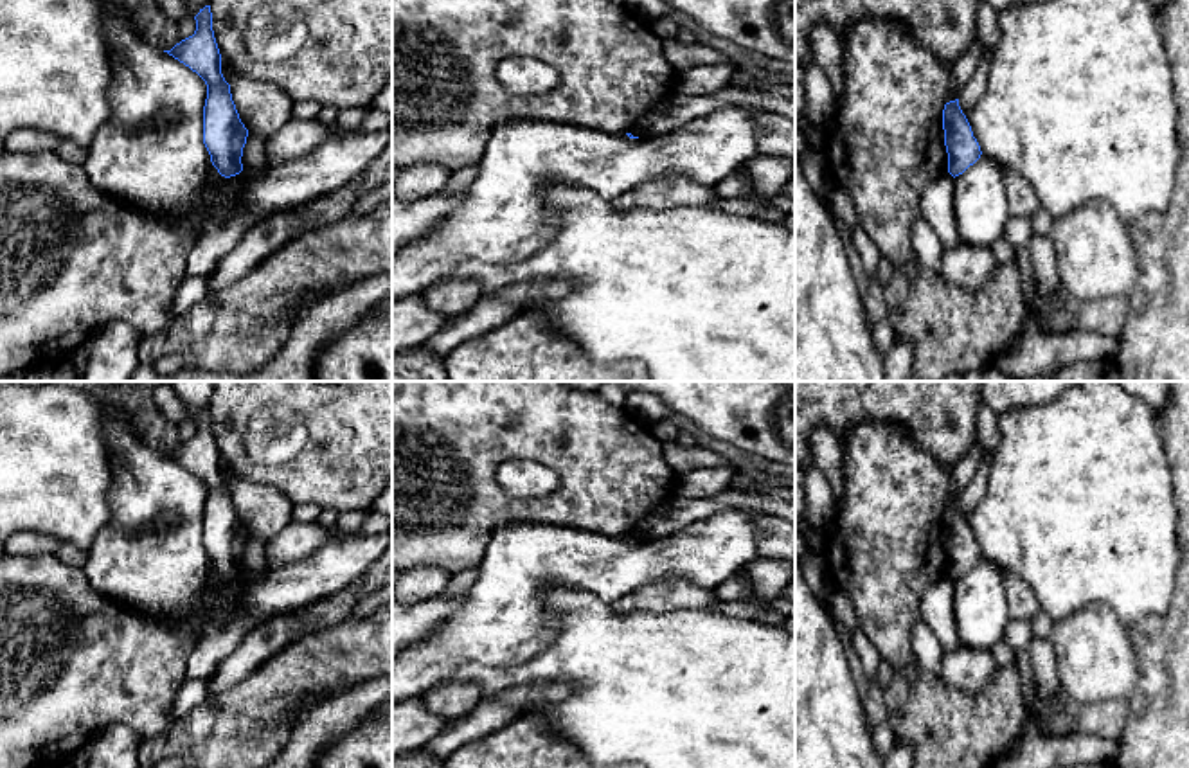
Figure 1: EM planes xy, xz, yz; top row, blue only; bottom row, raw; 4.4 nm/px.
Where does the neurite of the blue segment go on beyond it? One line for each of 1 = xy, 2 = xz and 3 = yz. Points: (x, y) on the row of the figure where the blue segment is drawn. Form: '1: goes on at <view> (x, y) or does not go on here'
1: does not go on here
2: does not go on here
3: does not go on here

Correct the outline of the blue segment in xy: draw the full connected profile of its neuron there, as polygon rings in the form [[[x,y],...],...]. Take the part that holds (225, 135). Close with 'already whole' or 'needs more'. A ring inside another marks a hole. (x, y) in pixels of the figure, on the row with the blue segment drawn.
[[[210,5],[200,9],[194,20],[194,34],[164,52],[189,67],[205,81],[203,144],[218,173],[230,178],[243,171],[241,156],[248,129],[239,119],[230,85],[221,74],[221,54],[212,31]]]; already whole

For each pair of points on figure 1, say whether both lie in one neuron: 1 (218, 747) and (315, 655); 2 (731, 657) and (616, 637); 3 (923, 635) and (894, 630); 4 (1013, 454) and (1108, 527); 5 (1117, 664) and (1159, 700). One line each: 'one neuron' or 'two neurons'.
1: one neuron
2: one neuron
3: two neurons
4: one neuron
5: two neurons

